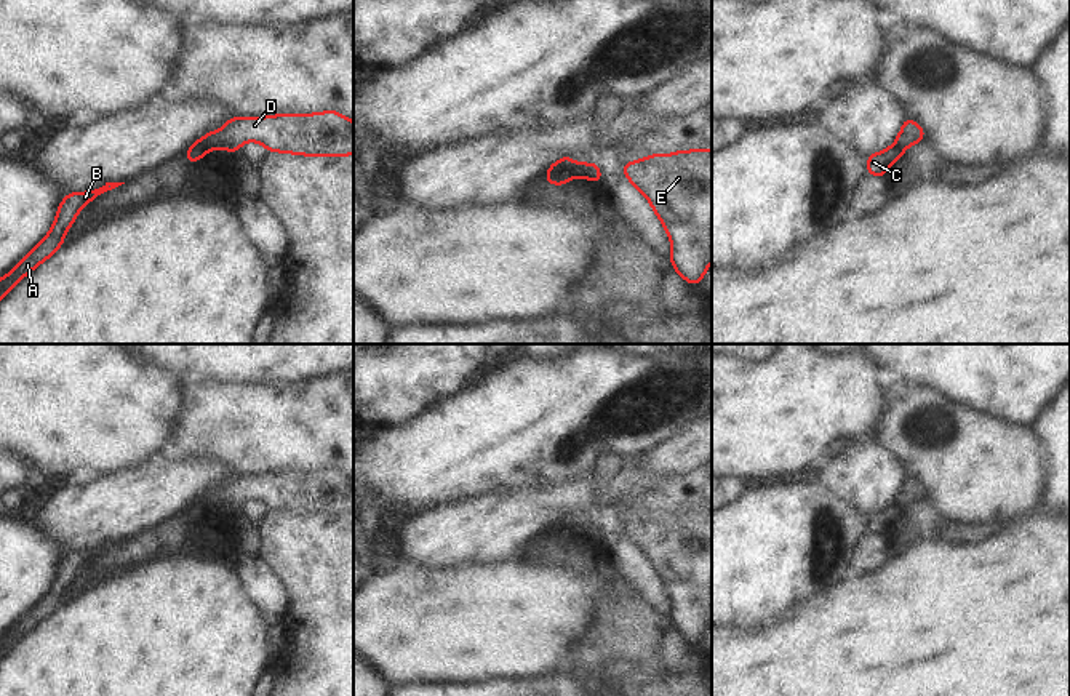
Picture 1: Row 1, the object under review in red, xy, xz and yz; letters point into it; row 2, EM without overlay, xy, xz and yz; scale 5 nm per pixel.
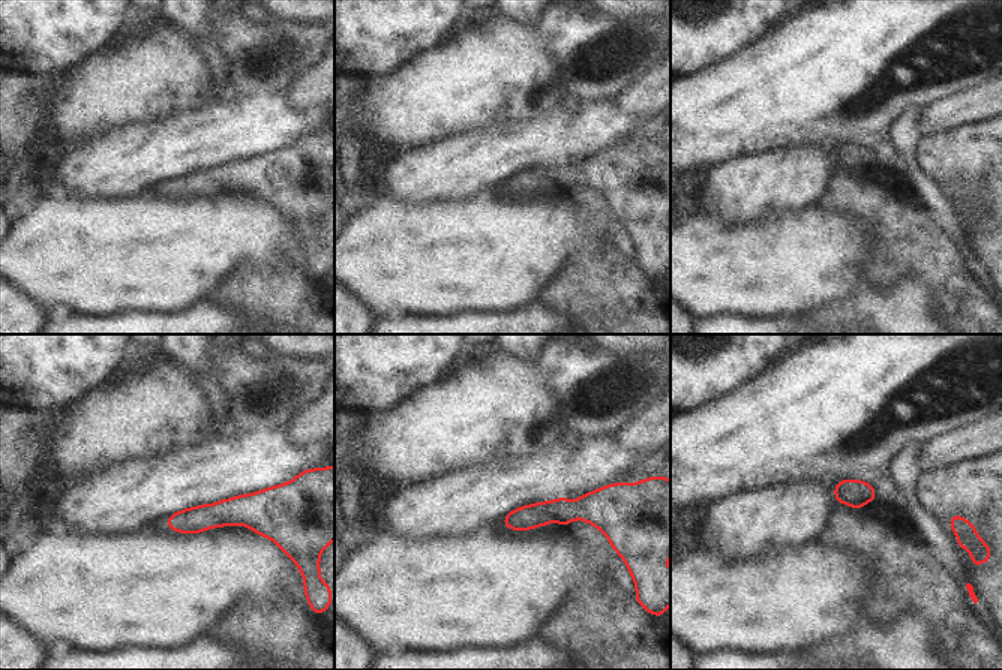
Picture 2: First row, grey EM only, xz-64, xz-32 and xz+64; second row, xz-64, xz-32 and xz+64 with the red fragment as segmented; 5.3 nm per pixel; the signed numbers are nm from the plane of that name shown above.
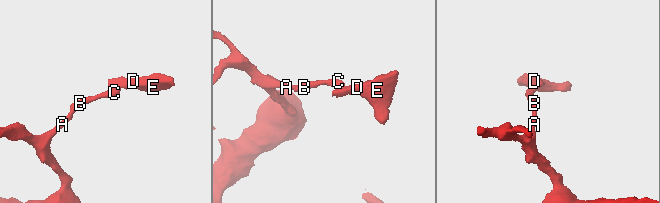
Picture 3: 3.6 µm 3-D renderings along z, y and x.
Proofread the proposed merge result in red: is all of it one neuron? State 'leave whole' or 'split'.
split

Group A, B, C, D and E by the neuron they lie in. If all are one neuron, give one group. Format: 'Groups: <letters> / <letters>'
Groups: A B C / D E

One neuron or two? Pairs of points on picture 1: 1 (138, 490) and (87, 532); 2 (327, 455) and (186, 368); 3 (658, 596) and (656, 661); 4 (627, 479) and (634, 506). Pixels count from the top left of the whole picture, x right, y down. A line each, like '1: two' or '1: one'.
1: one
2: two
3: two
4: two

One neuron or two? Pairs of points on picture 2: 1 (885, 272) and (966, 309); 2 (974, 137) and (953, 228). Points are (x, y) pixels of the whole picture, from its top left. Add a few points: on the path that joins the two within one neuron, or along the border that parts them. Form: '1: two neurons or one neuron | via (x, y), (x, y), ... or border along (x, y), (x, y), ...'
1: one neuron | via (905, 269), (926, 269), (947, 290)
2: two neurons | border along (938, 186), (953, 206), (963, 233), (963, 243)

